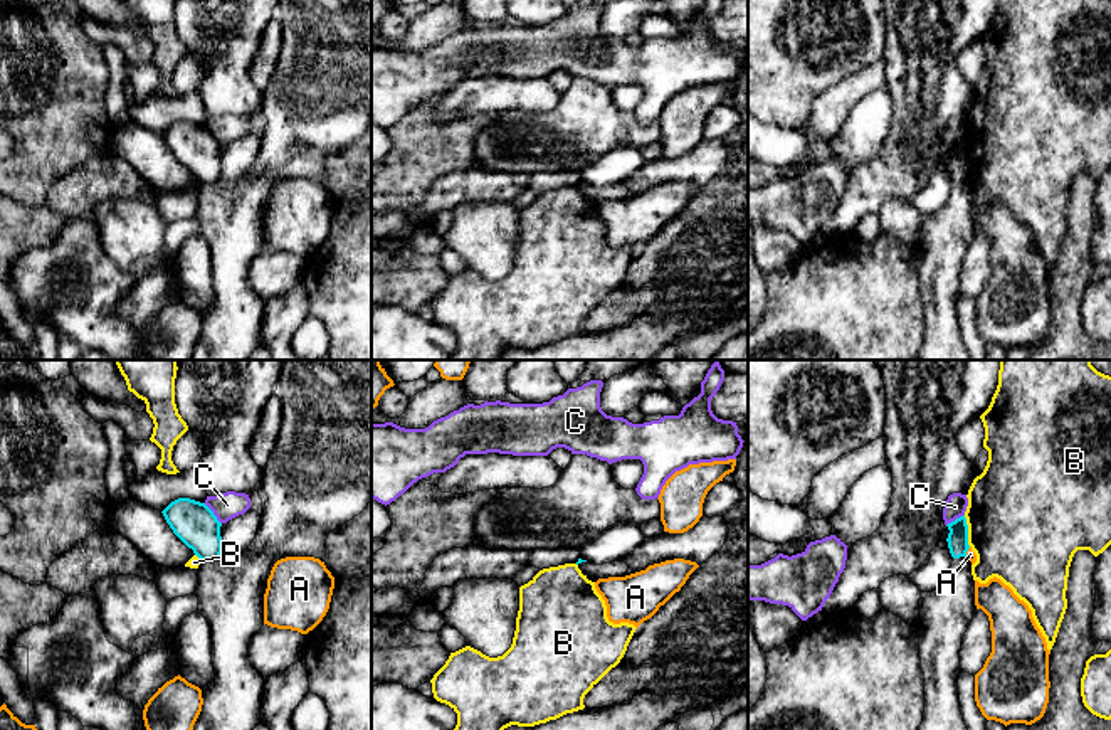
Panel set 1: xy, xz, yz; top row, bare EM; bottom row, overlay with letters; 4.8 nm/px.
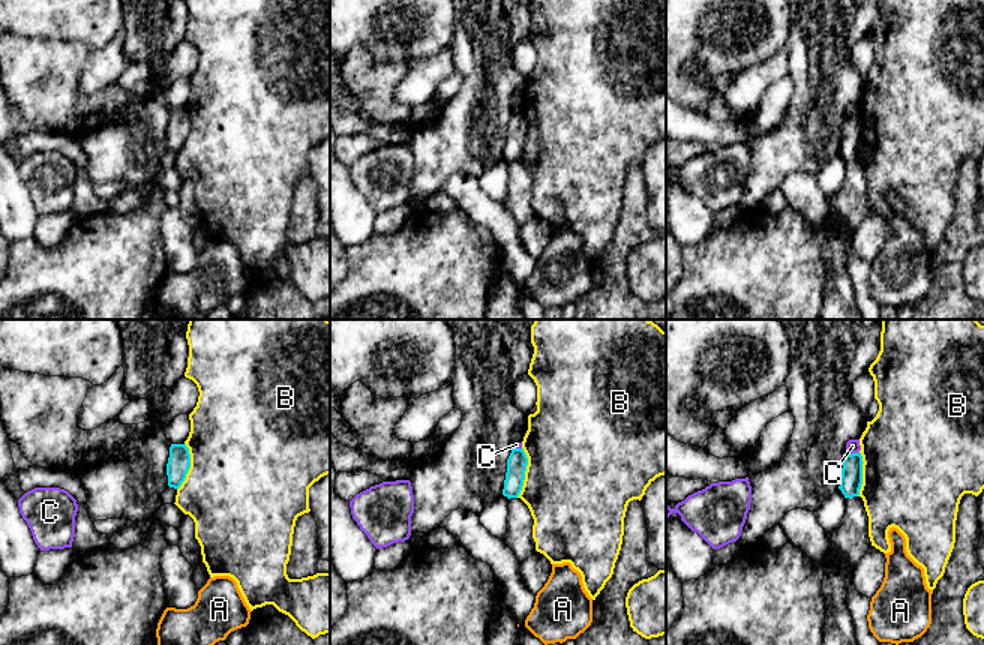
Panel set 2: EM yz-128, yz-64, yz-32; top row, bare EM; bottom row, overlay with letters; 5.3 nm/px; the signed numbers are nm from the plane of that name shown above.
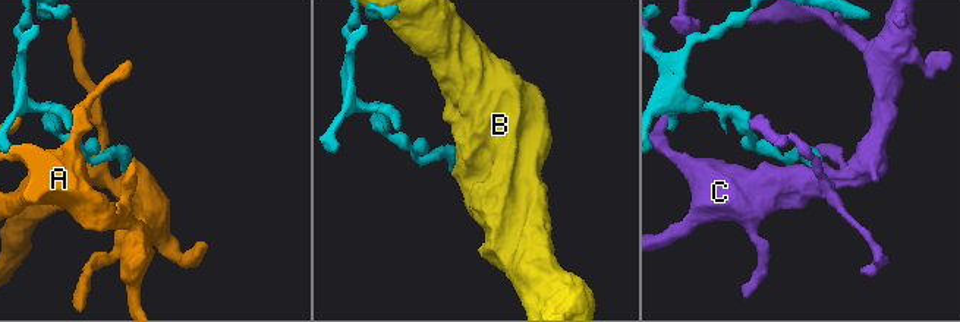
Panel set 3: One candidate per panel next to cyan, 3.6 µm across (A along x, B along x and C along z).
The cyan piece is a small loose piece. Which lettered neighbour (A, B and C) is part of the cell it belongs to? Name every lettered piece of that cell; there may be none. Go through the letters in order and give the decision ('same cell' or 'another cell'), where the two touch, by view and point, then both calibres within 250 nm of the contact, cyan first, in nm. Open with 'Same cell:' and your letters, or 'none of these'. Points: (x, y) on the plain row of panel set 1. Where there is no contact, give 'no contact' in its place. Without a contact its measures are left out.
Same cell: none of these
A: another cell; meets cyan in yz at (967, 174); 100 nm thick on the cyan side, 50 nm on the other
B: another cell; meets cyan in yz at (967, 153); 100 nm thick on the cyan side, 500 nm on the other
C: another cell; meets cyan in xy at (212, 137); 200 nm thick on the cyan side, 130 nm on the other

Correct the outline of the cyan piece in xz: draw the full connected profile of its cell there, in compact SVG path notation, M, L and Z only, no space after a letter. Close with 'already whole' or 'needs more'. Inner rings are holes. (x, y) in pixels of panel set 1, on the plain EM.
M701 140L687 155L645 161L634 175L612 187L595 188L578 182L577 188L592 205L608 200L625 200L645 193L649 188L674 182L701 188L723 172L728 156L729 151L724 140Z | needs more

